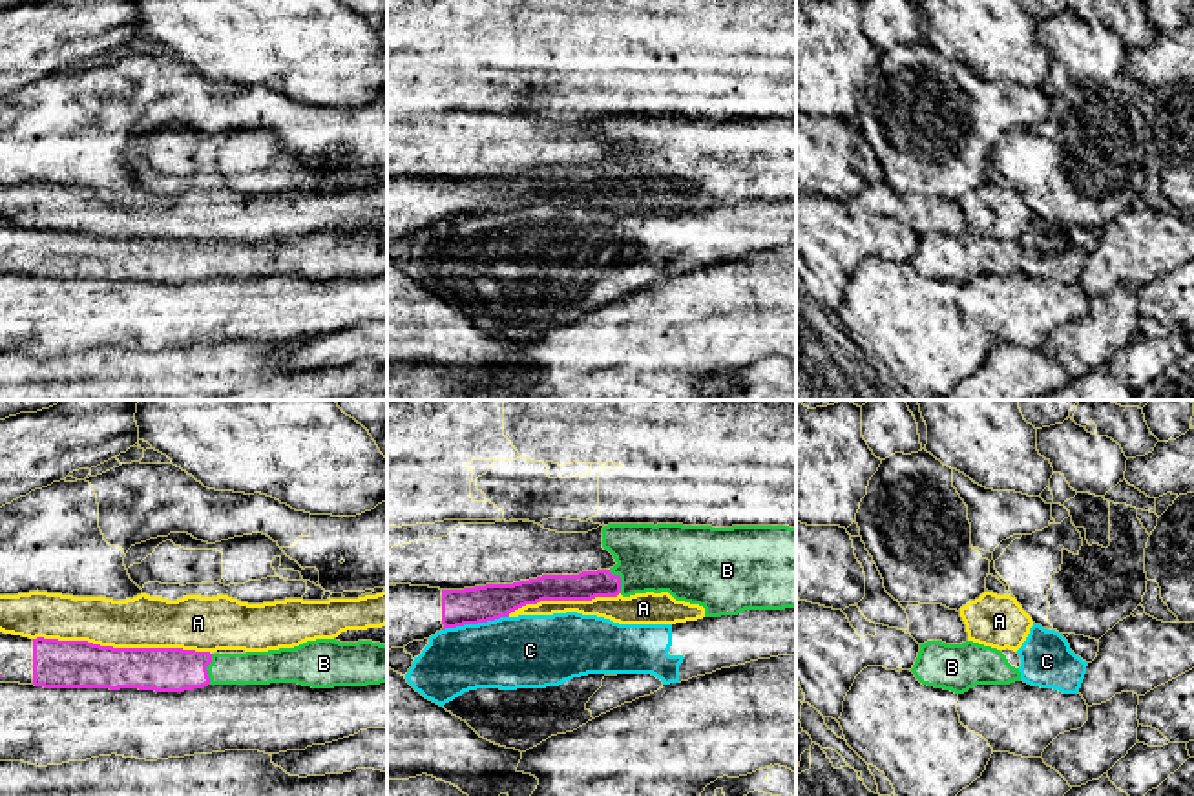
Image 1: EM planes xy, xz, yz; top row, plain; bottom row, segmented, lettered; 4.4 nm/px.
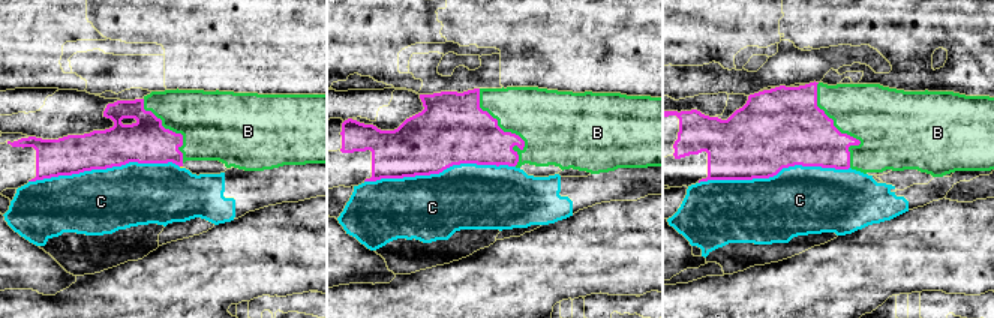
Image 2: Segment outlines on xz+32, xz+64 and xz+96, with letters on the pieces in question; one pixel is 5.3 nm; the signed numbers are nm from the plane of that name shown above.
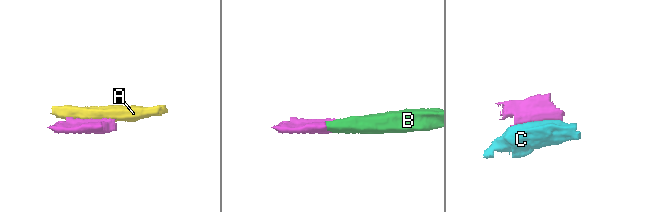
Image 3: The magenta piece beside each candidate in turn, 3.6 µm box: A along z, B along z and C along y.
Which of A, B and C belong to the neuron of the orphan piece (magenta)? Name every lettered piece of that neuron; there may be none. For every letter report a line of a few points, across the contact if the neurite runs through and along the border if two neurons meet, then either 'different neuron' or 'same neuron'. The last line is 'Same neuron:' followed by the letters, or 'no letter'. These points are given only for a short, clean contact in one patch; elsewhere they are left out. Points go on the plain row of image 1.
A: different neuron
B: same neuron
C: different neuron
Same neuron: B

